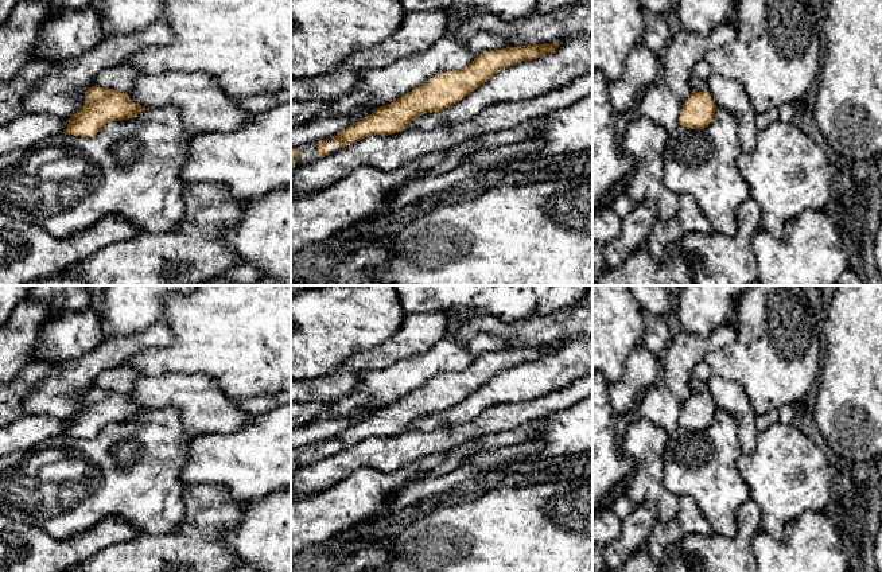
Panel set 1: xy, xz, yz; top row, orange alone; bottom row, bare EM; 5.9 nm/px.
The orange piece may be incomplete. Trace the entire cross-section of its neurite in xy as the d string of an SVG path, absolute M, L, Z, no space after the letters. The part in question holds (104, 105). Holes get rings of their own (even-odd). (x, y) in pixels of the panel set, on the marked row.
M92 86L85 93L86 104L69 120L63 135L96 136L106 124L136 117L145 108L133 102L127 92Z

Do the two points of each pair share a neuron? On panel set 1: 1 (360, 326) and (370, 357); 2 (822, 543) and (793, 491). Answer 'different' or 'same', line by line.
1: different
2: different

